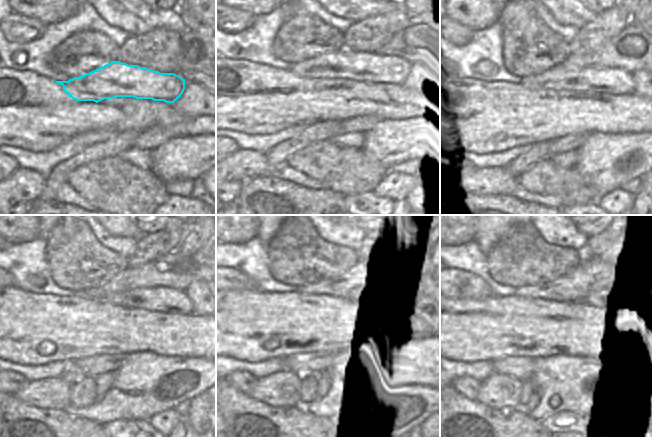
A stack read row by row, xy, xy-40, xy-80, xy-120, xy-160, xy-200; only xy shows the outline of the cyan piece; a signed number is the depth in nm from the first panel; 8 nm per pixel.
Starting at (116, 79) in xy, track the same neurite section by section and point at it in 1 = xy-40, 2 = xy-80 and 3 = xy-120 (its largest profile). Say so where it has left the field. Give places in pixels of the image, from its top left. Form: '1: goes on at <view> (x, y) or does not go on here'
1: goes on at xy-40 (372, 76)
2: goes on at xy-80 (595, 78)
3: goes on at xy-120 (164, 299)

